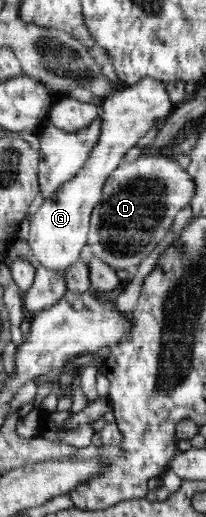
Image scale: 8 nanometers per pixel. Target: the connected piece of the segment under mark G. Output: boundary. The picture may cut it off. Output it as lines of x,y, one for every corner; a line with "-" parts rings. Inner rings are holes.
147,76
139,83
116,89
99,101
101,132
83,167
75,177
61,185
53,197
44,199
31,218
29,249
43,267
66,270
73,263
81,261
79,255
88,240
90,217
101,199
107,177
120,167
123,155
131,147
135,147
139,139
149,132
159,119
167,118
177,106
169,100
165,86
165,82

